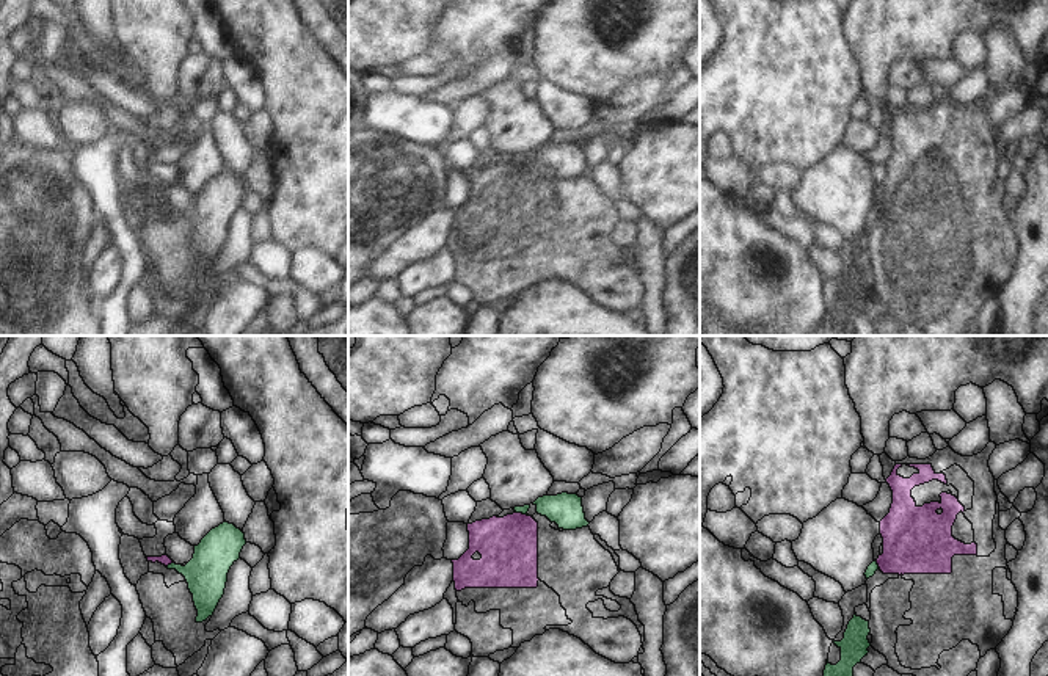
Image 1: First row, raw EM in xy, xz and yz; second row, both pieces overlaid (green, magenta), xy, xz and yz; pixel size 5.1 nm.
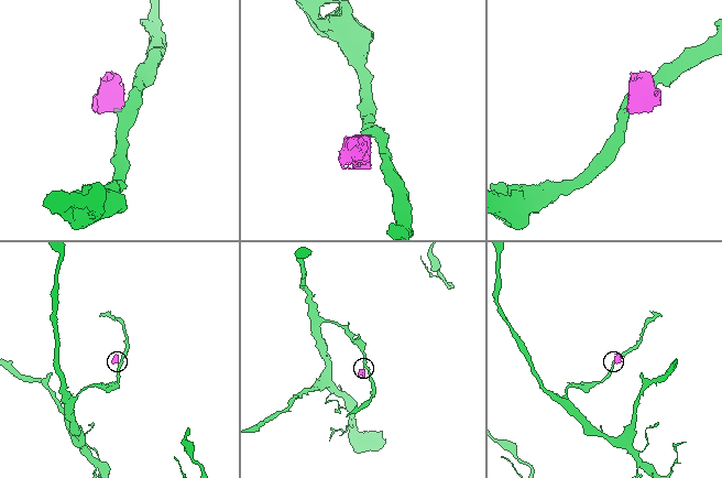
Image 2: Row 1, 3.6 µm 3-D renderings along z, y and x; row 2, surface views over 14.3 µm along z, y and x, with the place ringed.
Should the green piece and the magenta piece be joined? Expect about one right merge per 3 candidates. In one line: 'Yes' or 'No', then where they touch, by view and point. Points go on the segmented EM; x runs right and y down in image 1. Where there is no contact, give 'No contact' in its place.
No. Touches green at xy (171, 563)

